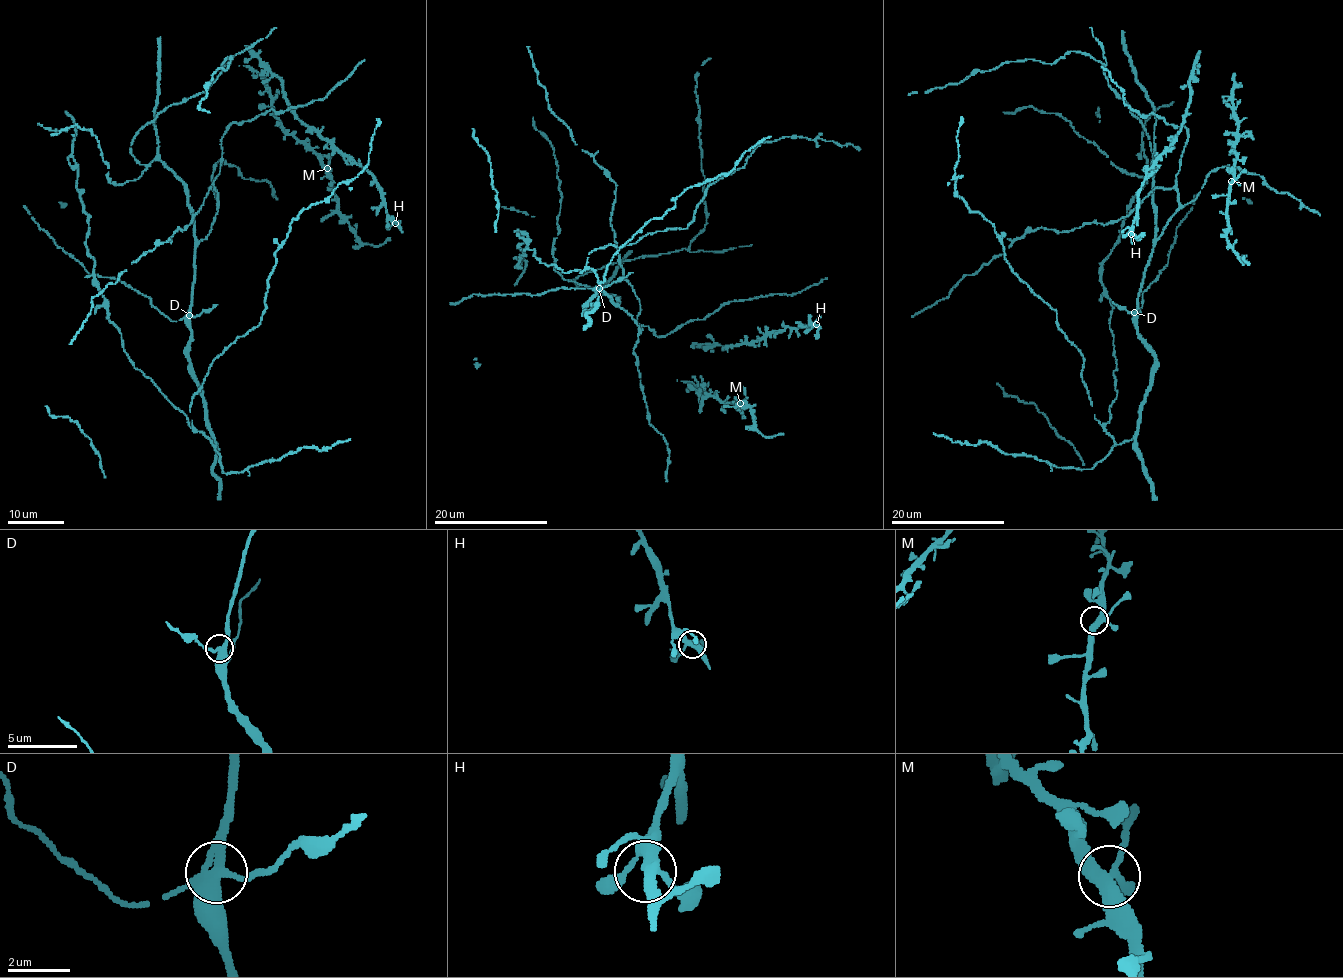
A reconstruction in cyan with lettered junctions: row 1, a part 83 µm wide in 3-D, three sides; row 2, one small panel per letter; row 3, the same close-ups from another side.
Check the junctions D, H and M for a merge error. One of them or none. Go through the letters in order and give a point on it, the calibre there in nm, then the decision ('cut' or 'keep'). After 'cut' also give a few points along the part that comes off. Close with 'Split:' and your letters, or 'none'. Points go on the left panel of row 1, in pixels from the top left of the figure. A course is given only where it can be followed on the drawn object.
D: (189, 315) | 380 nm | cut | (189, 316), (197, 316), (217, 304)
H: (395, 223) | 340 nm | keep
M: (327, 168) | 360 nm | keep
Split: D

